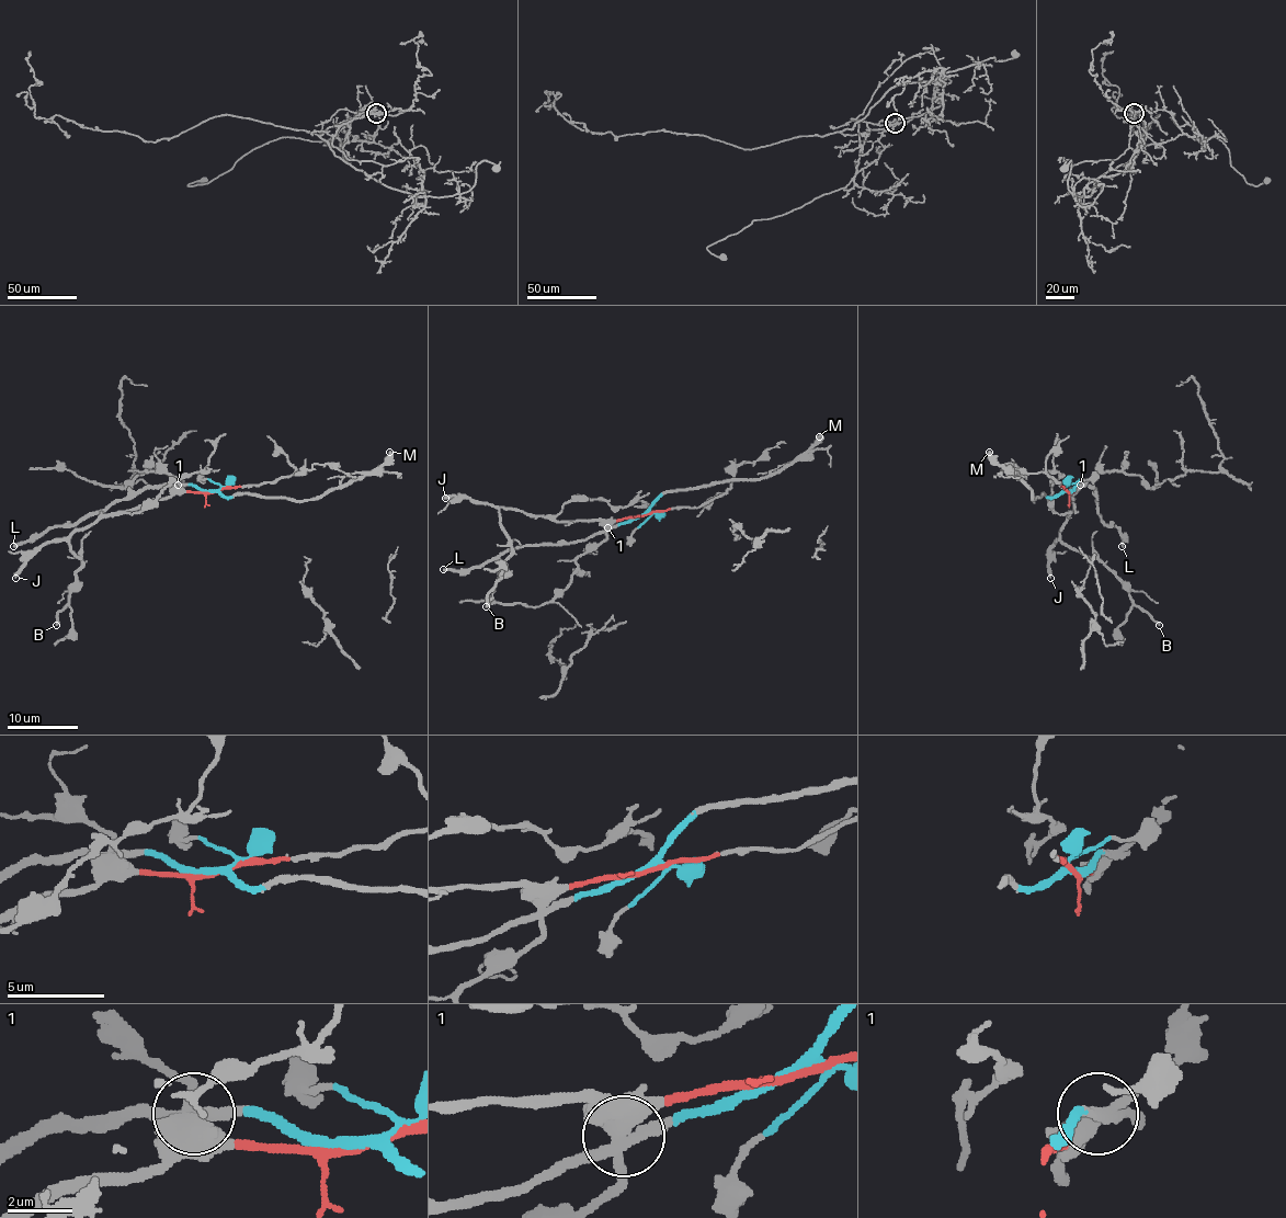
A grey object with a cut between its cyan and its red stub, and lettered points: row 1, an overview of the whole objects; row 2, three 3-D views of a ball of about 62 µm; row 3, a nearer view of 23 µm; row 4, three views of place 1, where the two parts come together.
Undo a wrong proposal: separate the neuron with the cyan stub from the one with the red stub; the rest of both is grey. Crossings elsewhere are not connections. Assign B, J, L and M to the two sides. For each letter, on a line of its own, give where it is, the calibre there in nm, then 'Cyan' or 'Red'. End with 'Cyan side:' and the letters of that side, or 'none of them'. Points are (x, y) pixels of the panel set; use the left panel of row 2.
B: Place: (56, 625). Thickness 280 nm. Red
J: Place: (15, 578). Thickness 320 nm. Red
L: Place: (13, 546). Thickness 300 nm. Cyan
M: Place: (389, 452). Thickness 480 nm. Cyan
Cyan side: L, M

